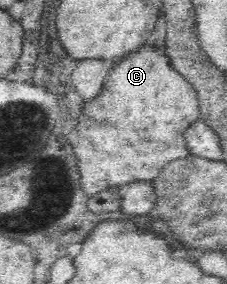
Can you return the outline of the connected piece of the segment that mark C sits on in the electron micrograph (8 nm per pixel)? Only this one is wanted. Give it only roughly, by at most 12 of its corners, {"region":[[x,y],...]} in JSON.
{"region":[[164,51],[113,63],[75,127],[88,197],[189,154],[194,87]]}

